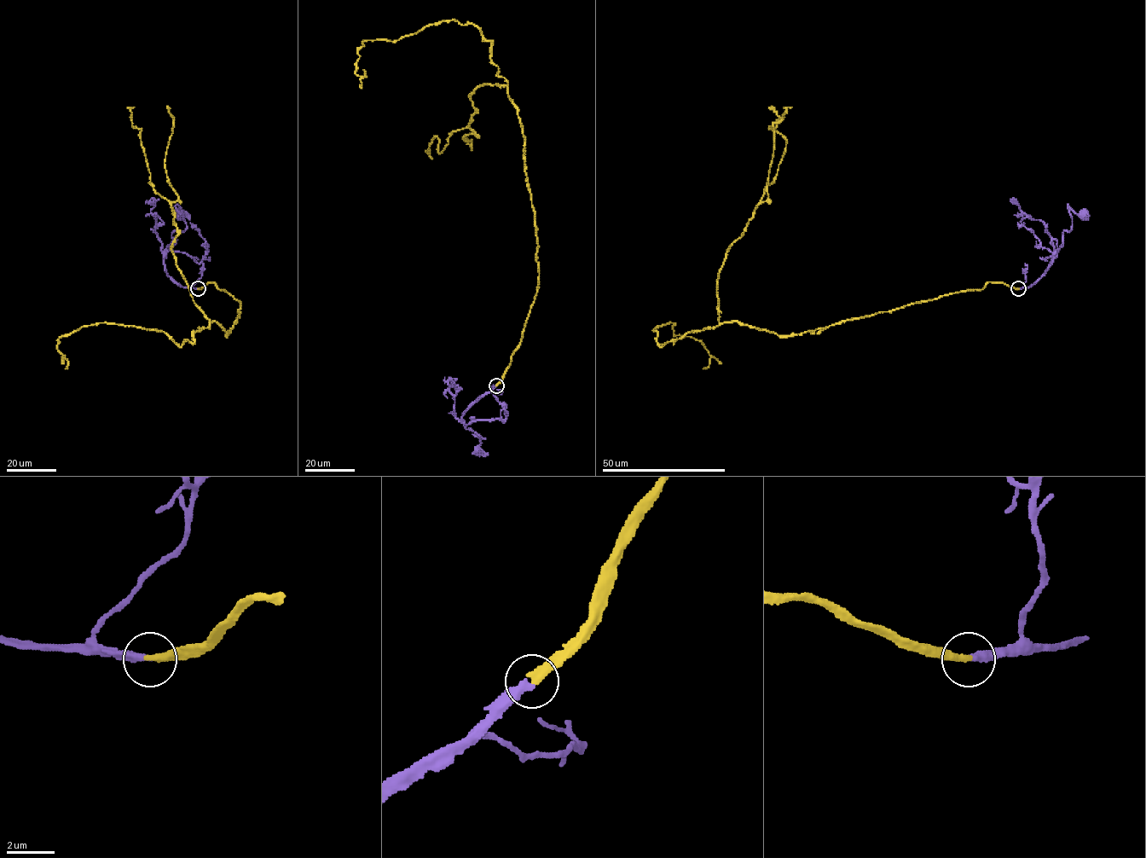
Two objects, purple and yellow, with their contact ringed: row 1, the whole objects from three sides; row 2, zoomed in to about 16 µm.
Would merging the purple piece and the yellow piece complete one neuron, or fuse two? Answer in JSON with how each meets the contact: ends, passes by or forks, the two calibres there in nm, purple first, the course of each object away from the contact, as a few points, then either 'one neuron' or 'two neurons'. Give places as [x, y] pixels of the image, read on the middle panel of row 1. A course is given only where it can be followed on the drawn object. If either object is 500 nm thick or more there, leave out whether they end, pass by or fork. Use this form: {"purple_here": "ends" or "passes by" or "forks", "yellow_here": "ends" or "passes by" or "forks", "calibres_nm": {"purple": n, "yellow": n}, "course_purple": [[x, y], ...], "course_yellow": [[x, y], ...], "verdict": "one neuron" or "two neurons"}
{"purple_here": "ends", "yellow_here": "ends", "calibres_nm": {"purple": 340, "yellow": 340}, "course_purple": [[495, 385], [463, 414], [461, 420], [465, 424], [505, 419], [506, 408], [489, 385]], "course_yellow": [[495, 385], [539, 277], [524, 136], [507, 86], [477, 87], [469, 125], [440, 153], [436, 136], [432, 159]], "verdict": "one neuron"}

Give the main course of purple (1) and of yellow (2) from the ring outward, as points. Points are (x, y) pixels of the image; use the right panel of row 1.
1: (1018, 289), (1033, 285), (1043, 275), (1056, 250), (1052, 263), (1053, 254), (1040, 246), (1033, 233), (1018, 223)
2: (1018, 289), (988, 282), (789, 336), (720, 323), (720, 269), (778, 171), (784, 138), (769, 128), (791, 107)

